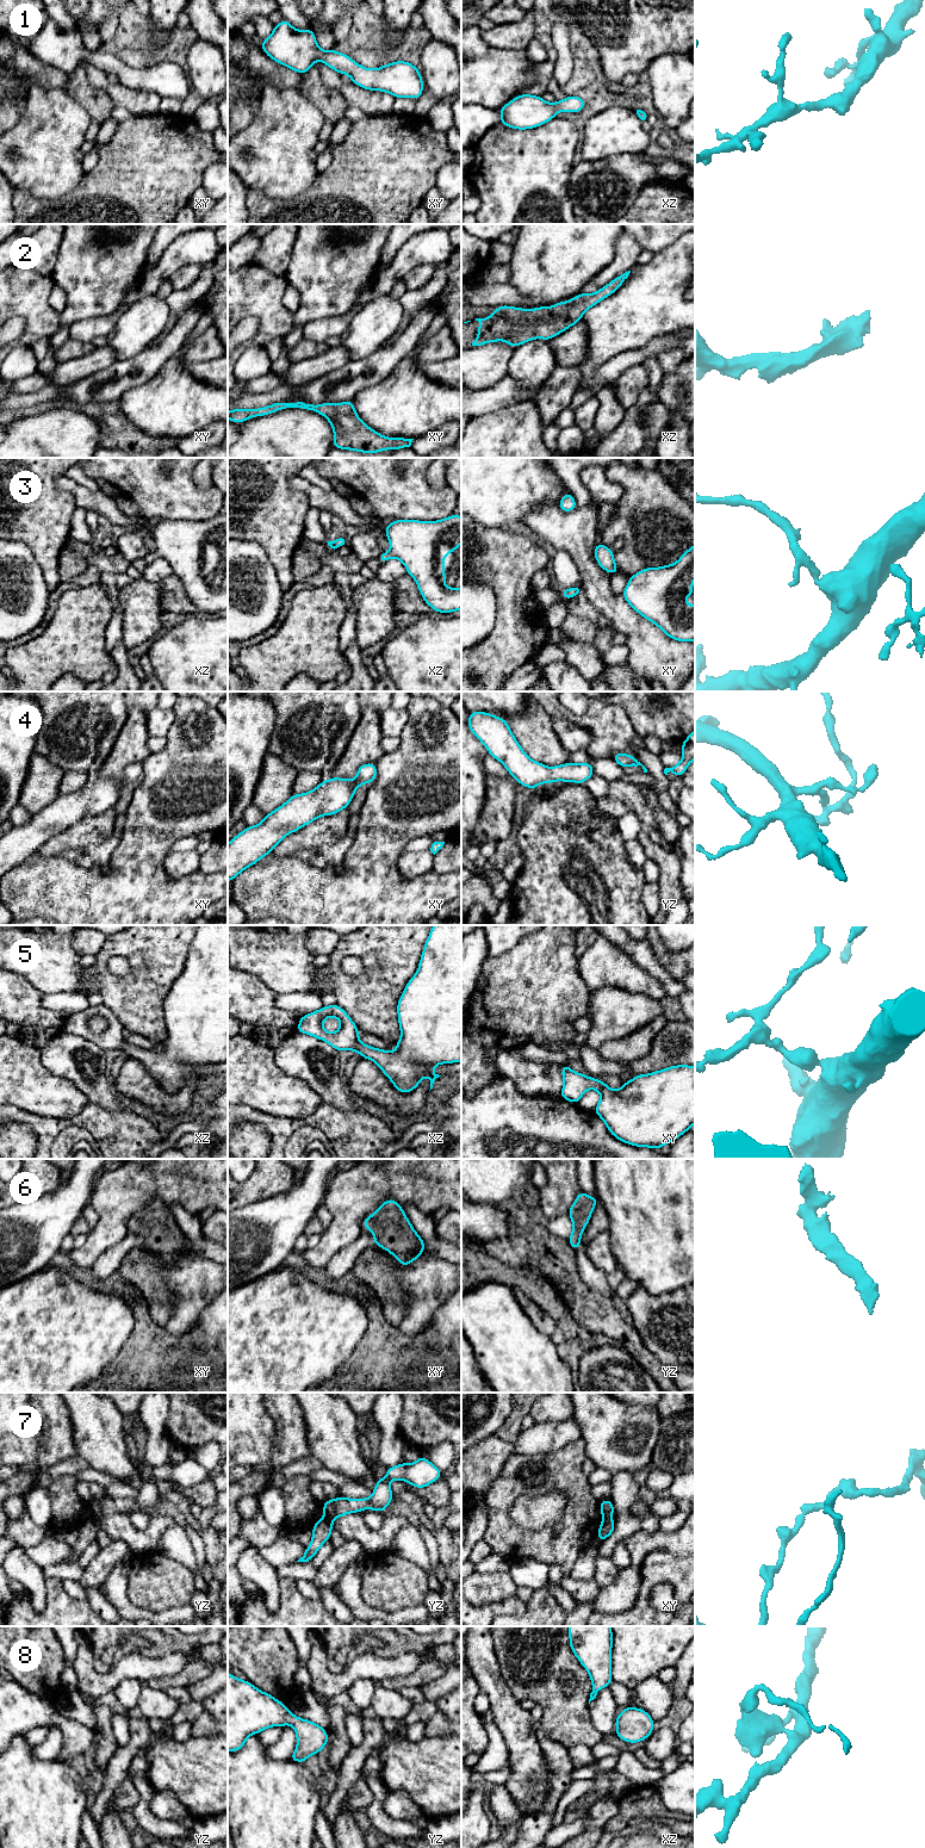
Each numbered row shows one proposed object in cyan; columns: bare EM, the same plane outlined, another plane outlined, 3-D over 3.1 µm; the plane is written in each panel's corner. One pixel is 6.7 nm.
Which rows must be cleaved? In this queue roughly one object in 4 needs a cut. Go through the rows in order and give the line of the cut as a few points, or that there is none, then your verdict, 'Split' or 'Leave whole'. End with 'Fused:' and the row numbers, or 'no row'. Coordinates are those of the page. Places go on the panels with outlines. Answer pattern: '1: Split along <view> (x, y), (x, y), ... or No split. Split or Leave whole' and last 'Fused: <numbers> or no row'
1: No split. Leave whole
2: No split. Leave whole
3: No split. Leave whole
4: No split. Leave whole
5: No split. Leave whole
6: No split. Leave whole
7: Split along yz (324, 1517), (331, 1521). Split
8: No split. Leave whole
Fused: 7

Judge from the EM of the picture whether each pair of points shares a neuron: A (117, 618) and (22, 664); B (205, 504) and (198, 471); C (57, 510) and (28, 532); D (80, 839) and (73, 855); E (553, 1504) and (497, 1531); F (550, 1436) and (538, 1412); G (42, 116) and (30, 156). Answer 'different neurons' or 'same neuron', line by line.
A: different neurons
B: different neurons
C: same neuron
D: different neurons
E: different neurons
F: different neurons
G: same neuron

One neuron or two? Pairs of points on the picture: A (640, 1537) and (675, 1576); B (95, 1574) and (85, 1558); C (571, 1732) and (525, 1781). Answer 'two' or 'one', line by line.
A: two
B: two
C: two

